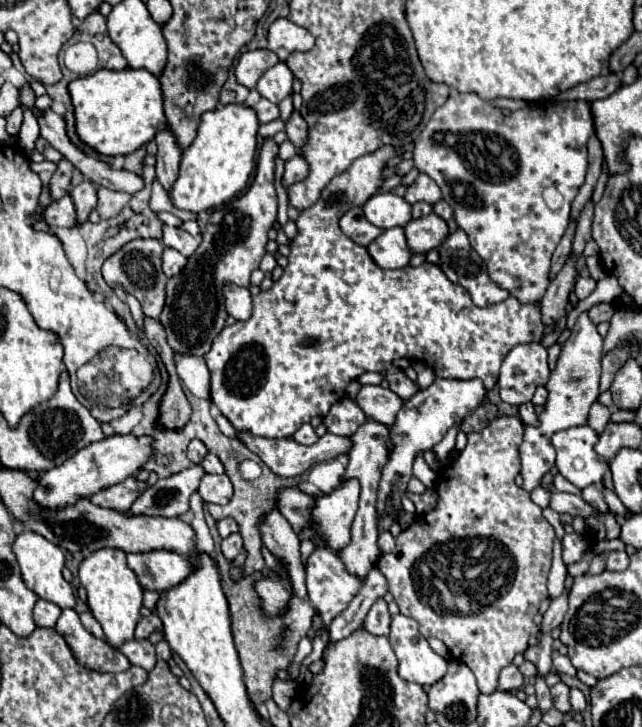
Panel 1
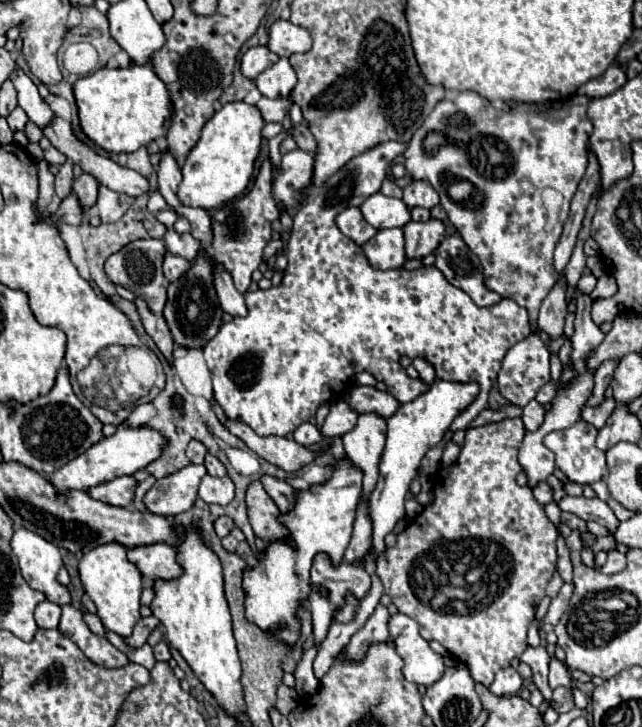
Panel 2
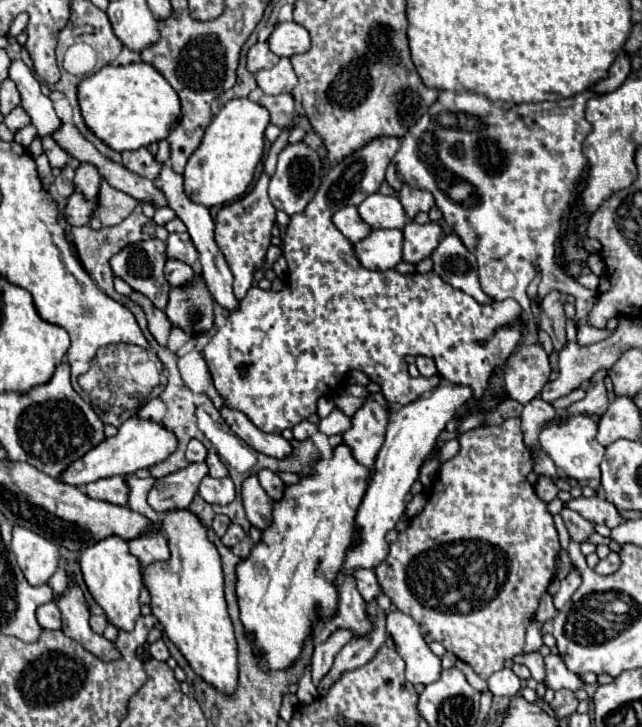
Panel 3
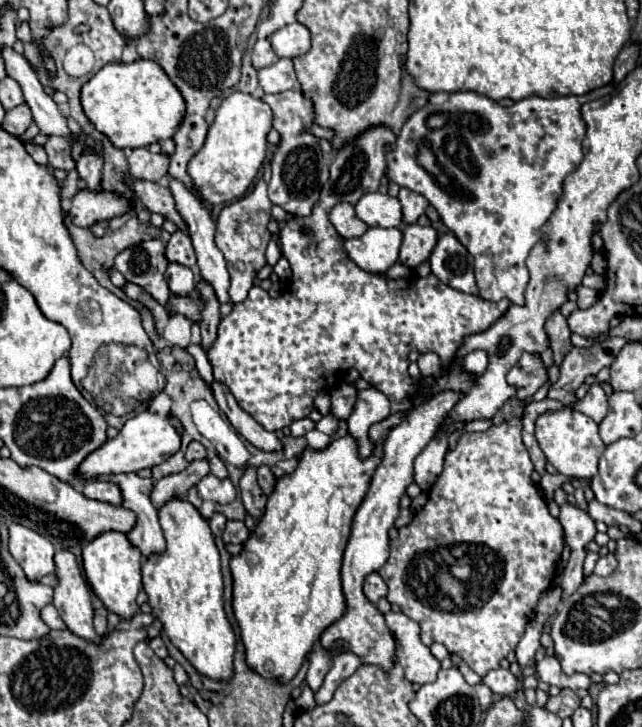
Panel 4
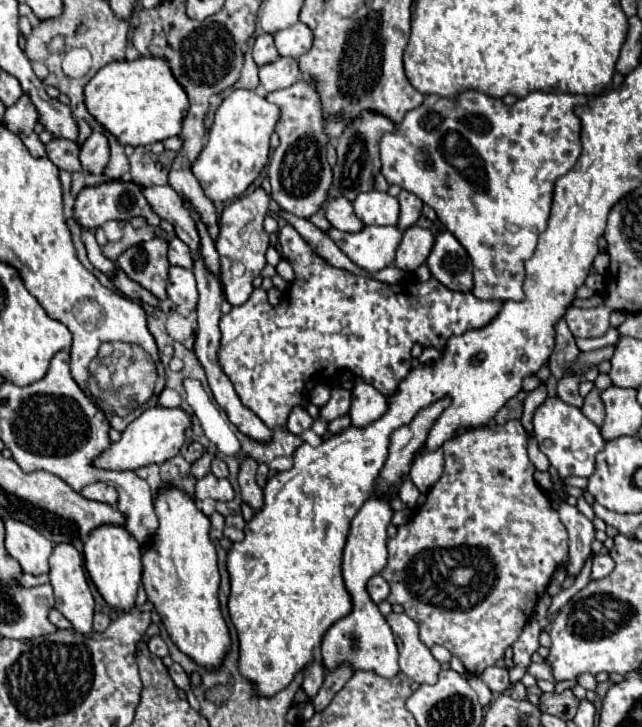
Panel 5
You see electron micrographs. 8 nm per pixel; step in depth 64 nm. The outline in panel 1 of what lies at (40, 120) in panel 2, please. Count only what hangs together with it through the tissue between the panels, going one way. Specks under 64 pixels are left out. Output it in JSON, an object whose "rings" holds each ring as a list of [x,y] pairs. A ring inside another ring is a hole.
{"rings":[[[28,84],[20,88],[20,102],[22,102],[22,106],[28,106],[28,108],[32,108],[32,110],[34,110],[34,114],[38,116],[40,112],[34,108],[34,98],[36,98],[36,96],[34,96],[34,92],[30,90],[30,86],[28,86]]]}

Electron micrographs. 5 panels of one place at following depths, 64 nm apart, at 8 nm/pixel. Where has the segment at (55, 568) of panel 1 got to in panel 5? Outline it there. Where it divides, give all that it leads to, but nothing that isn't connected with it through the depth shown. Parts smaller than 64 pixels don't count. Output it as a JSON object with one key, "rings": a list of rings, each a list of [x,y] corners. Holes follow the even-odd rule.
{"rings":[[[6,520],[6,550],[14,560],[18,560],[24,572],[34,576],[48,574],[48,558],[52,548],[54,544],[32,526],[18,520]]]}

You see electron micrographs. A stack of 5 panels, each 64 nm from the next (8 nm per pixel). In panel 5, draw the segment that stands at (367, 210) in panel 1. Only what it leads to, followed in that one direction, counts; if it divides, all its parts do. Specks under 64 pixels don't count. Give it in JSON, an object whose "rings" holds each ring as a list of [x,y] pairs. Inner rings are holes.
{"rings":[[[372,190],[372,192],[362,192],[354,200],[354,212],[364,224],[396,226],[400,216],[400,204],[394,196]]]}

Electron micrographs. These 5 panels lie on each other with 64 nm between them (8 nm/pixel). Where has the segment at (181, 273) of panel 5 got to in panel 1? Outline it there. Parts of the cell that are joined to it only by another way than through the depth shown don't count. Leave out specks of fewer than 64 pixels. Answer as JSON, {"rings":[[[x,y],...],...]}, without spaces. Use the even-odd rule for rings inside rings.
{"rings":[[[164,248],[162,260],[164,260],[164,274],[166,276],[176,276],[186,266],[186,258],[174,248]]]}

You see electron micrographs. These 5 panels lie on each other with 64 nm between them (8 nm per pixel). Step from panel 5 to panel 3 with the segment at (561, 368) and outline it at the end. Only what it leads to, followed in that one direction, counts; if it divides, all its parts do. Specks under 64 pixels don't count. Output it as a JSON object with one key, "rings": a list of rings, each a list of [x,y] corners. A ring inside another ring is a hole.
{"rings":[[[552,290],[540,304],[540,330],[550,334],[556,350],[562,350],[566,344],[564,324],[566,324],[564,298],[558,290]]]}

